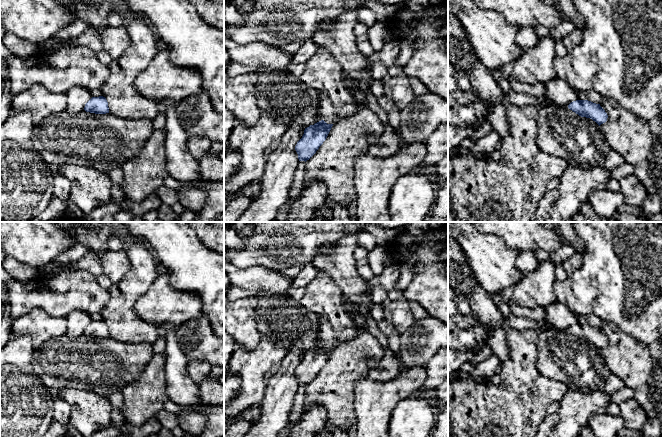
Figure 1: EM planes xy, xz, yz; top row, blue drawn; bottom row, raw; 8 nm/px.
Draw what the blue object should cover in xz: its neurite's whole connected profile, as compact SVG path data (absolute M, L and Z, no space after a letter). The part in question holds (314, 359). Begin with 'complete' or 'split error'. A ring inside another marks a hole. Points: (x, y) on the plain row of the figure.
split error; M323 315L319 318L318 346L305 352L302 362L297 366L295 374L299 385L309 384L326 364L333 347L338 343L335 333Z

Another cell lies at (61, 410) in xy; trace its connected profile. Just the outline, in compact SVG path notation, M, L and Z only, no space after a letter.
M55 396L53 401L53 421L70 426L71 407L62 399Z

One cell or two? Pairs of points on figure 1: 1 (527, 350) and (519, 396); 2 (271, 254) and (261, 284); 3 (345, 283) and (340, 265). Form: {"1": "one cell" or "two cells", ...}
{"1": "one cell", "2": "two cells", "3": "one cell"}

